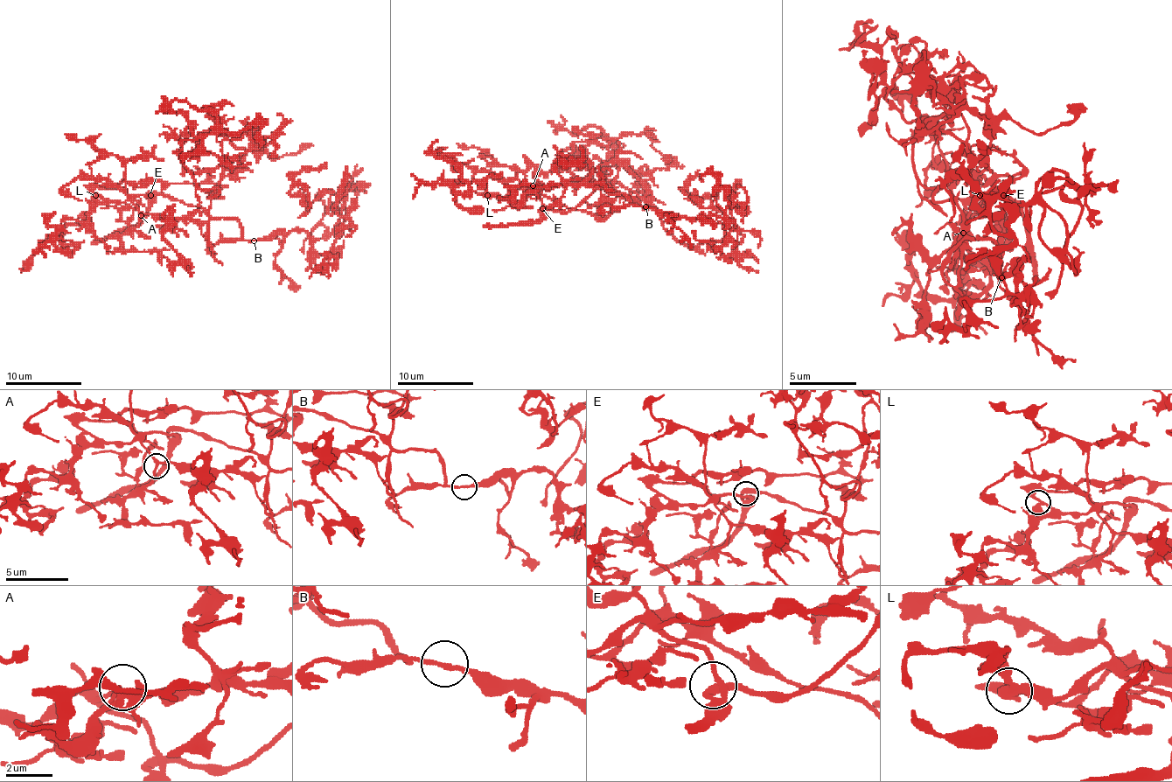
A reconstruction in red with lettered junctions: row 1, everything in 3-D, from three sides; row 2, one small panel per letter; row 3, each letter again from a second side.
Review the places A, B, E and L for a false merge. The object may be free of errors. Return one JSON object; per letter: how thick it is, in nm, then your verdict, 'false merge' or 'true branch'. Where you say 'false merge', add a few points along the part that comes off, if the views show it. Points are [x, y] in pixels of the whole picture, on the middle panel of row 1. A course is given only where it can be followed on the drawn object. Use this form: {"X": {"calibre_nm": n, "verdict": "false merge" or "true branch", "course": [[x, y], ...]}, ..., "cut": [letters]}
{"A": {"calibre_nm": 170, "verdict": "true branch"}, "B": {"calibre_nm": 180, "verdict": "true branch"}, "E": {"calibre_nm": 320, "verdict": "true branch"}, "L": {"calibre_nm": 360, "verdict": "true branch"}, "cut": []}

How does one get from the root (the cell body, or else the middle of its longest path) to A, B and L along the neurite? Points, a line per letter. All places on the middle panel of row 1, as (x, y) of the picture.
A: (635, 206), (622, 192), (608, 192), (599, 185), (533, 185)
B: (635, 206), (646, 206)
L: (635, 206), (622, 192), (608, 192), (599, 185), (582, 184), (525, 189), (517, 187), (504, 197), (487, 195)

